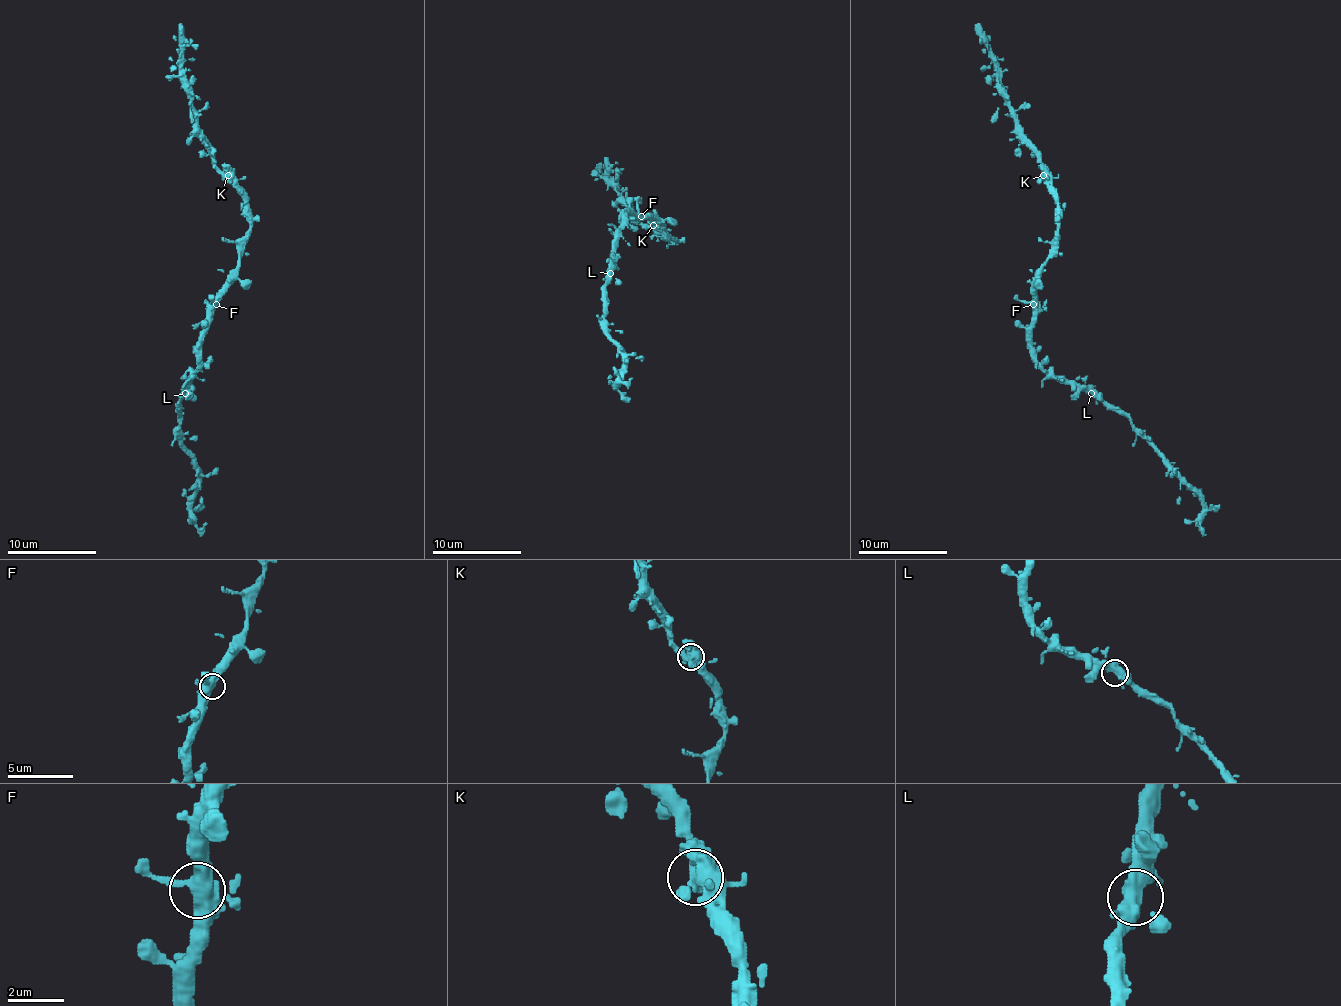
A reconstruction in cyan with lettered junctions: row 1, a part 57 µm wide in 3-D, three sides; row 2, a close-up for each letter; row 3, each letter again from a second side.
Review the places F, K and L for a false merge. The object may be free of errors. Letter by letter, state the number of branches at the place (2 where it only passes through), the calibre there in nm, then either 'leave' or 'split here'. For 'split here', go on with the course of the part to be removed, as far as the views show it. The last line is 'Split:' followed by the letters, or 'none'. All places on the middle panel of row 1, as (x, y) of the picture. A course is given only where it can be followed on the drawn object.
F: 4 branches meet; 400 nm thick; leave
K: 4 branches meet; 440 nm thick; leave
L: 4 branches meet; 440 nm thick; leave
Split: none

